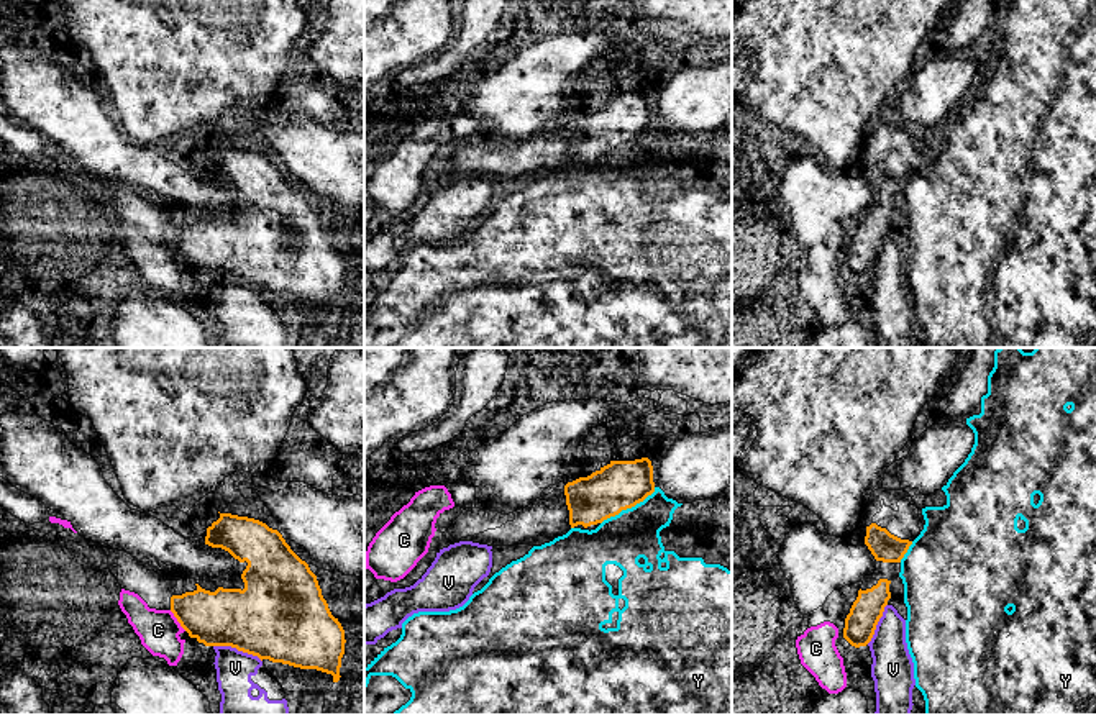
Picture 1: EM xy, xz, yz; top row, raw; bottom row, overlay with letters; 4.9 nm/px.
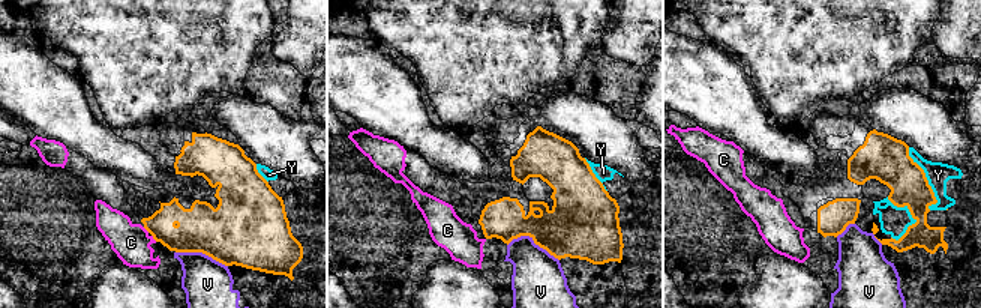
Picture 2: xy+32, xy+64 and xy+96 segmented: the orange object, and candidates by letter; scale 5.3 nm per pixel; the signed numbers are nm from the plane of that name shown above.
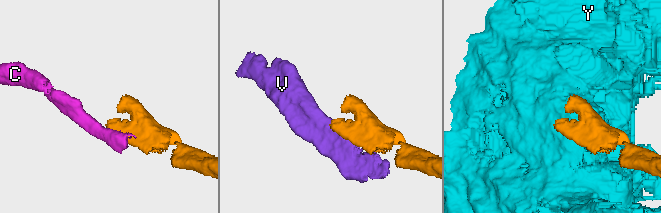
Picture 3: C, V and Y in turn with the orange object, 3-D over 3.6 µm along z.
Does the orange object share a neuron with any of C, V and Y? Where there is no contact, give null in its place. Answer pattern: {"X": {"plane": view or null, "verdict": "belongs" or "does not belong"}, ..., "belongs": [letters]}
{"C": {"plane": "xy", "verdict": "does not belong"}, "V": {"plane": "xy", "verdict": "does not belong"}, "Y": {"plane": "xz", "verdict": "does not belong"}, "belongs": []}

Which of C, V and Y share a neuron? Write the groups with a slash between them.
C / V / Y

